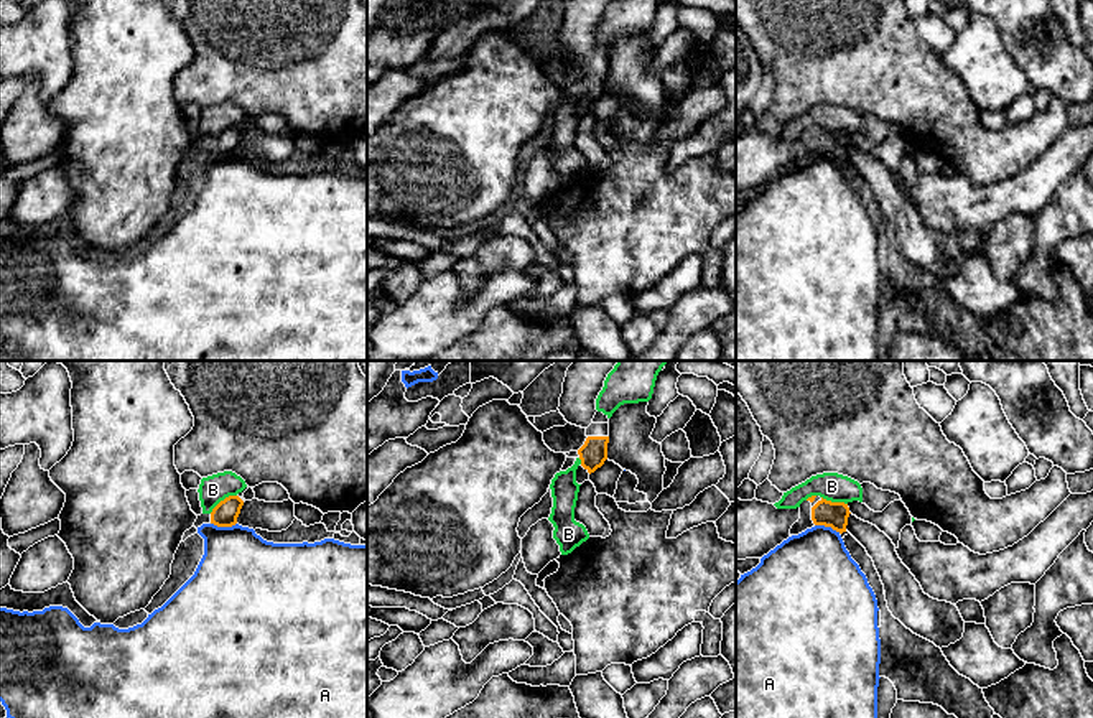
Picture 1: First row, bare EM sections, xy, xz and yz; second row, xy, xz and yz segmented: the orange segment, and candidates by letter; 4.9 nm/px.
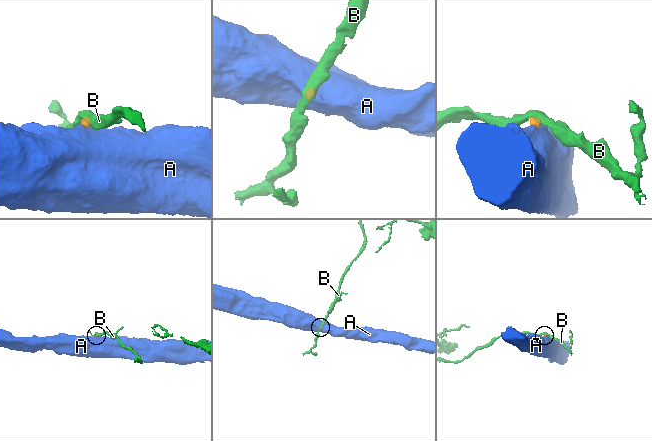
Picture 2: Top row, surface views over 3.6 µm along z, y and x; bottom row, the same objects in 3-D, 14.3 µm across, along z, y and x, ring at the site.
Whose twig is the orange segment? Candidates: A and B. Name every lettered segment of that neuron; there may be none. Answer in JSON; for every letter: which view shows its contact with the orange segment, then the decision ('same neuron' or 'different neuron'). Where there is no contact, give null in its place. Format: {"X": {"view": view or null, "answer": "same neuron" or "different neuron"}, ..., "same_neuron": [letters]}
{"A": {"view": "xy", "answer": "different neuron"}, "B": {"view": "xy", "answer": "different neuron"}, "same_neuron": []}

